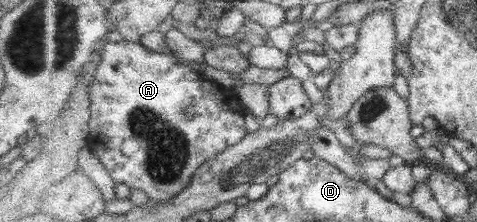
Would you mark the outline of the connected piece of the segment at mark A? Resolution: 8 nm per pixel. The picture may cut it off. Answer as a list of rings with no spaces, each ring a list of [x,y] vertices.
[[[123,39],[120,42],[107,41],[104,47],[103,57],[101,63],[96,67],[95,75],[90,79],[92,114],[90,117],[90,135],[87,140],[117,184],[124,184],[129,188],[140,189],[145,192],[150,200],[167,203],[173,197],[181,194],[185,188],[189,187],[193,176],[195,176],[195,172],[197,172],[197,169],[201,165],[205,164],[205,161],[209,161],[216,155],[219,155],[219,153],[223,153],[229,146],[237,145],[248,134],[247,129],[245,129],[245,118],[247,115],[242,110],[238,96],[221,85],[208,80],[201,71],[191,71],[172,52],[169,54],[157,53],[150,51],[140,42],[135,43]]]

